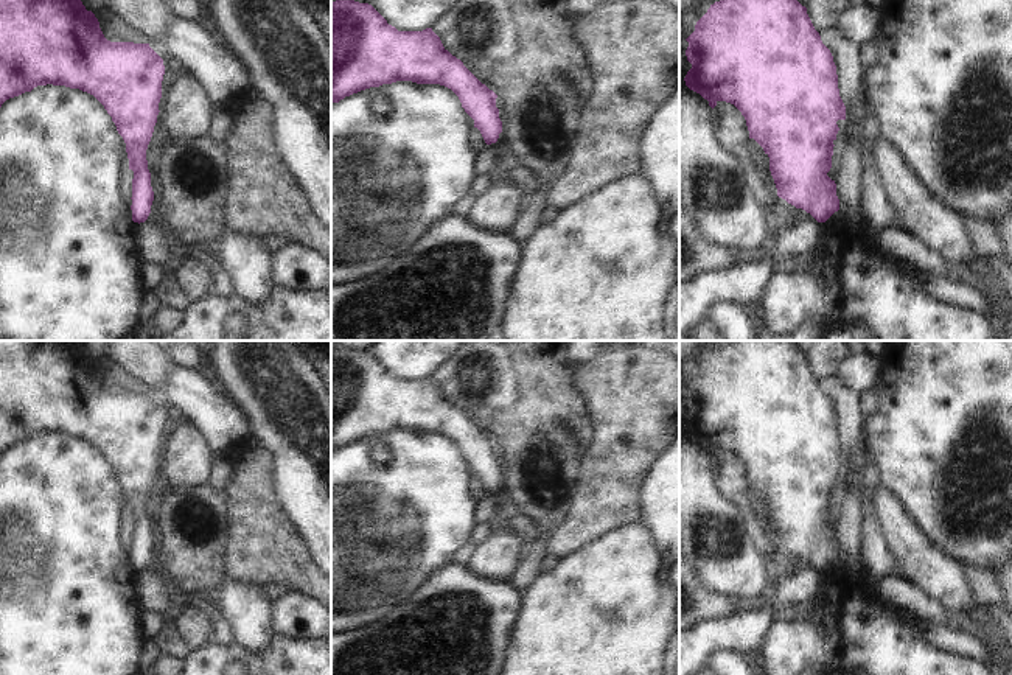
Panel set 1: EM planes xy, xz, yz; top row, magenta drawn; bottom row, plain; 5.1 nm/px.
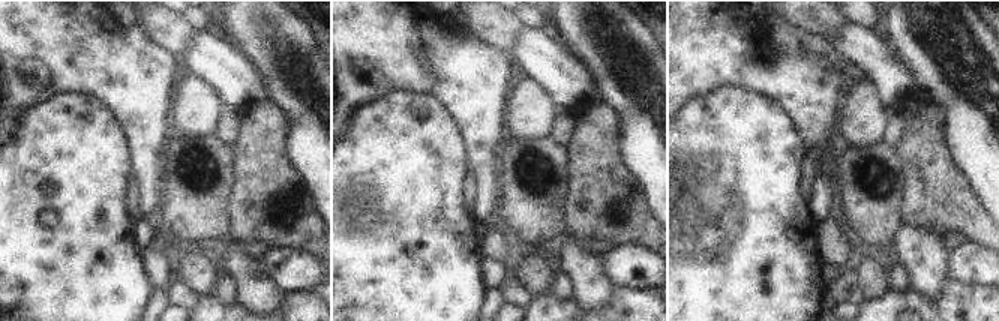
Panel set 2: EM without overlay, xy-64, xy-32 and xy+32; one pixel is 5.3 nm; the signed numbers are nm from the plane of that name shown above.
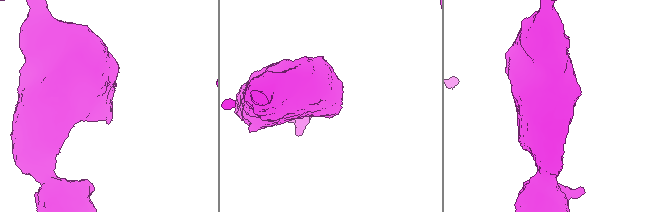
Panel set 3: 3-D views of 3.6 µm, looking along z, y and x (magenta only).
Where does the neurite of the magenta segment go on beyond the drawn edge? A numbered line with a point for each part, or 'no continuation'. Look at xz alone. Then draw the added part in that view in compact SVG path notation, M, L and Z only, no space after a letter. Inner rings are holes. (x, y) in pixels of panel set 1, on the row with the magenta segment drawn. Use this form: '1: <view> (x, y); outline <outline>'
no continuation

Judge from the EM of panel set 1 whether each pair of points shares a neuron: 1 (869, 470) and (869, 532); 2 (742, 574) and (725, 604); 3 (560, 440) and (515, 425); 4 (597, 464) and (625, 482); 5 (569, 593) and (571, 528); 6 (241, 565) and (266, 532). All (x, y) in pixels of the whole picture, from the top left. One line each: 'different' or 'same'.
1: same
2: different
3: same
4: same
5: different
6: same

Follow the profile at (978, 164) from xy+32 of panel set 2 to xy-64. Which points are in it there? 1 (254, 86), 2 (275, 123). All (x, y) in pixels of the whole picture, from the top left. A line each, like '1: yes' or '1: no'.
1: no
2: no

